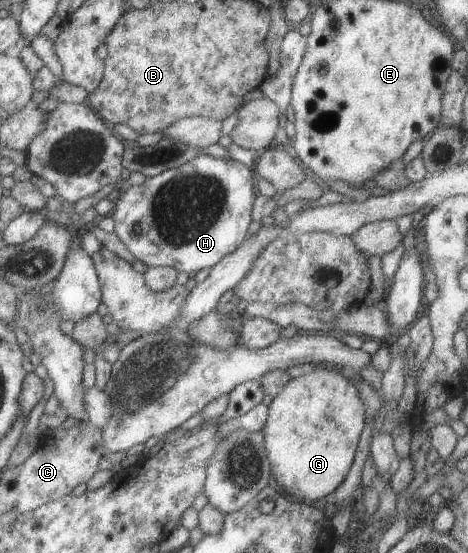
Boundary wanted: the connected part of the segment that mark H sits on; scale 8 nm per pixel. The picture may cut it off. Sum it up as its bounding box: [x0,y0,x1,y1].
[113,155,257,275]

